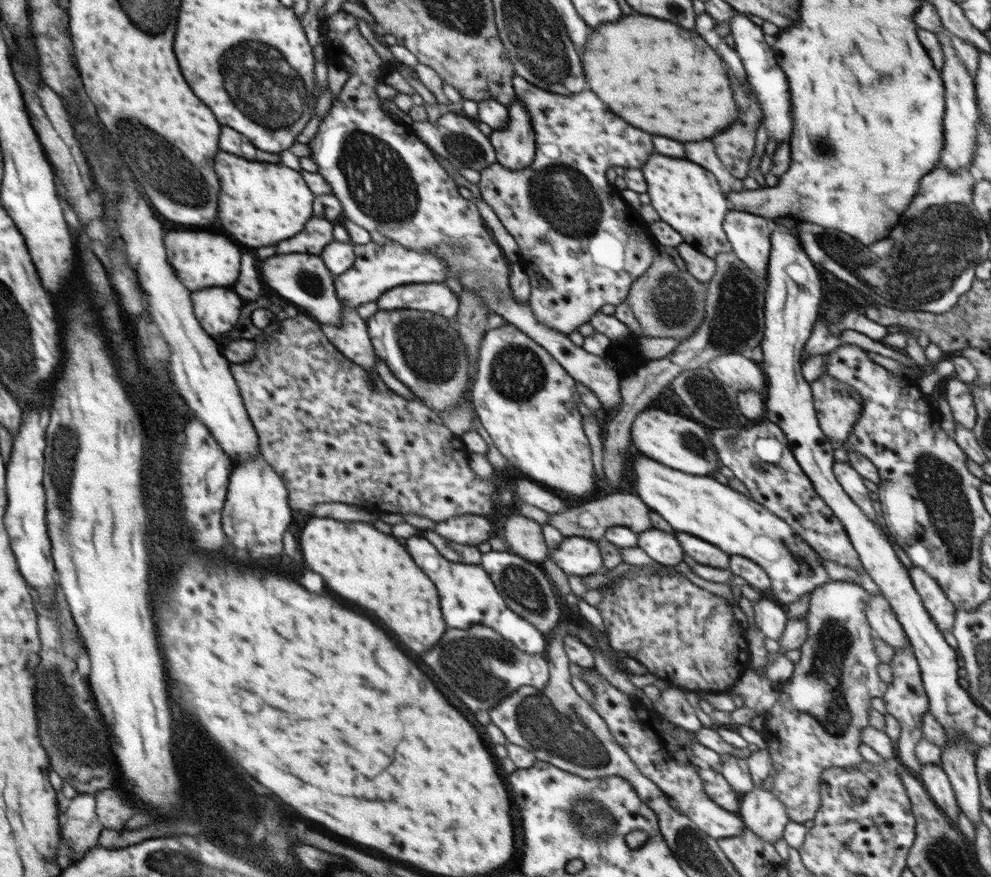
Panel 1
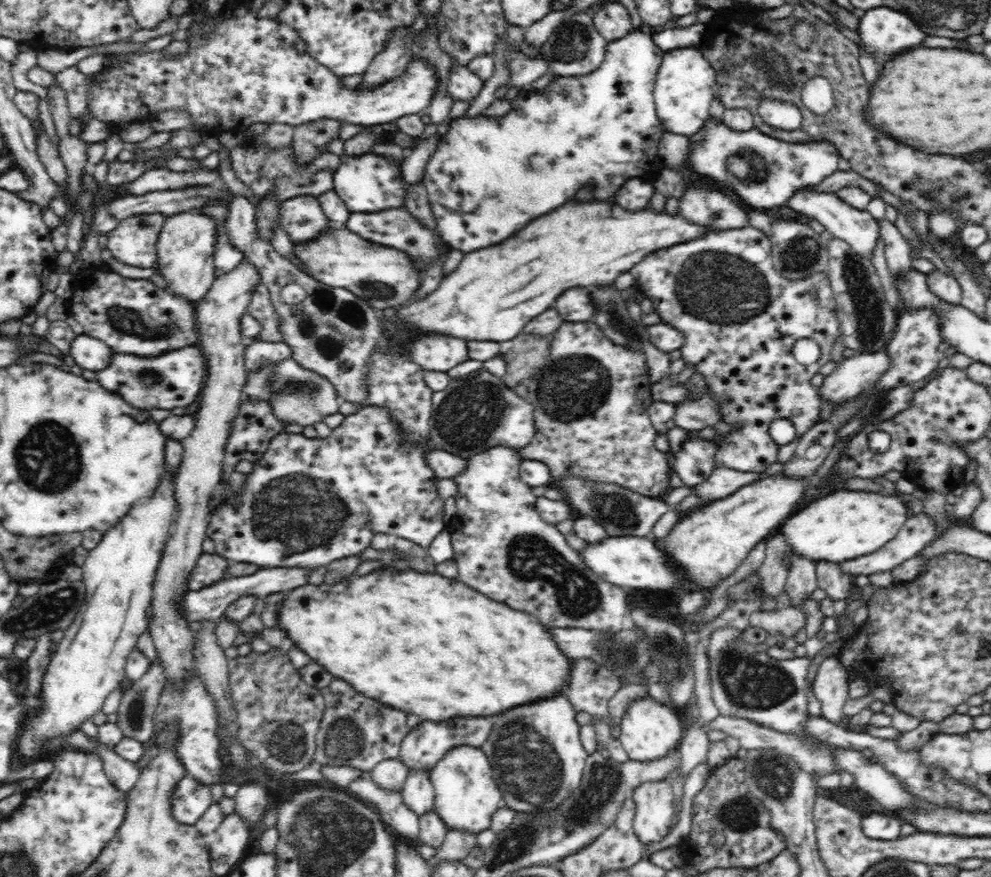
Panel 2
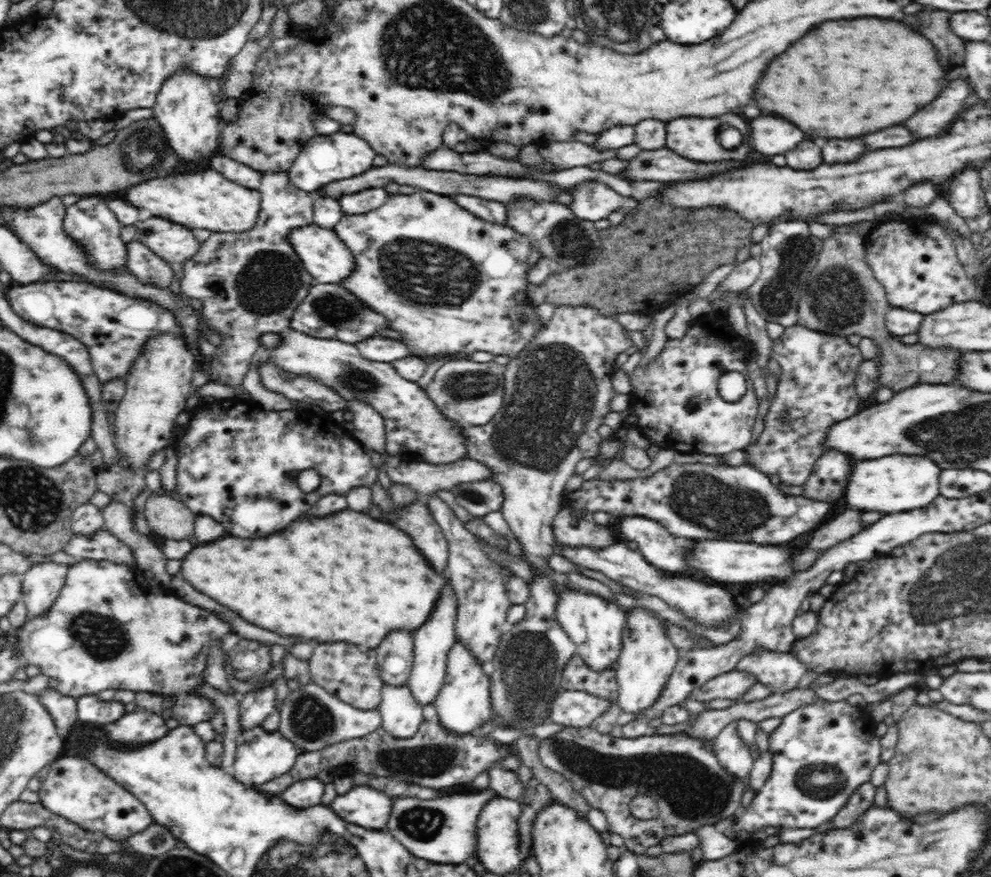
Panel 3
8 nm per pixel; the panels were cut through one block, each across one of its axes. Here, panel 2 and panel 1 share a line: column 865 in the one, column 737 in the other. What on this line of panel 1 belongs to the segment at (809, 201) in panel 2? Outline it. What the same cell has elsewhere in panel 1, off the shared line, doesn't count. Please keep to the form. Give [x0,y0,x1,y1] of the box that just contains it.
[723,210,772,284]

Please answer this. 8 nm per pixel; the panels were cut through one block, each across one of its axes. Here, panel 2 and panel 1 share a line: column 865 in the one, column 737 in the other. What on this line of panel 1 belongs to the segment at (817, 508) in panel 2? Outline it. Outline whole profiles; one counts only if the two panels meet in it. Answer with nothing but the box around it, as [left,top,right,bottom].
[632,455,829,608]

